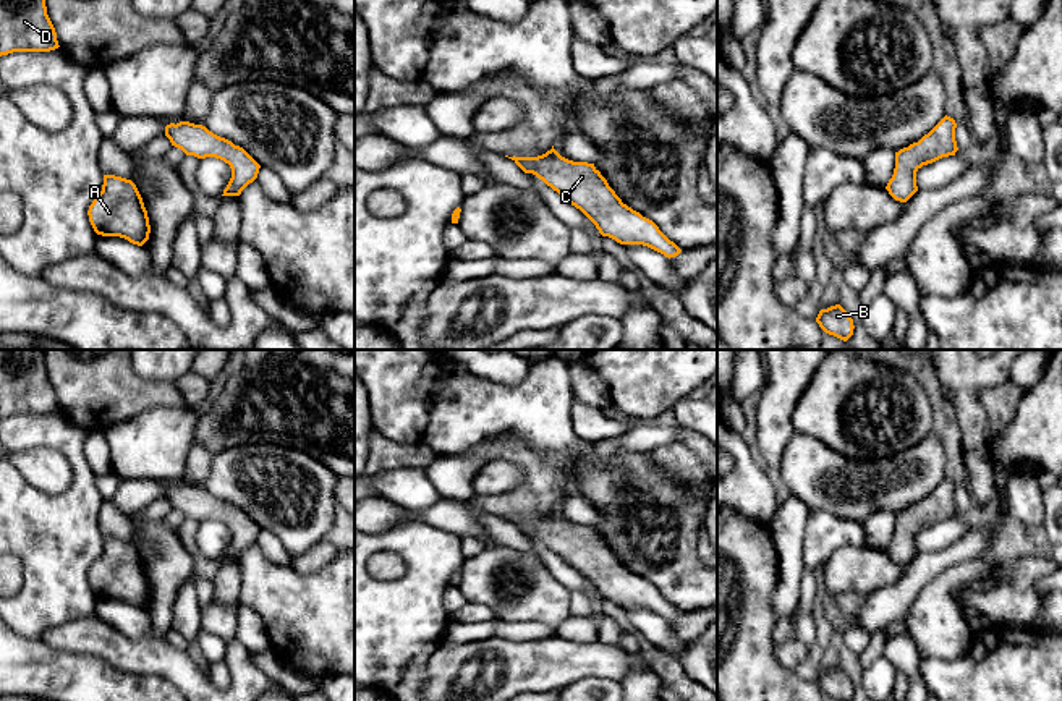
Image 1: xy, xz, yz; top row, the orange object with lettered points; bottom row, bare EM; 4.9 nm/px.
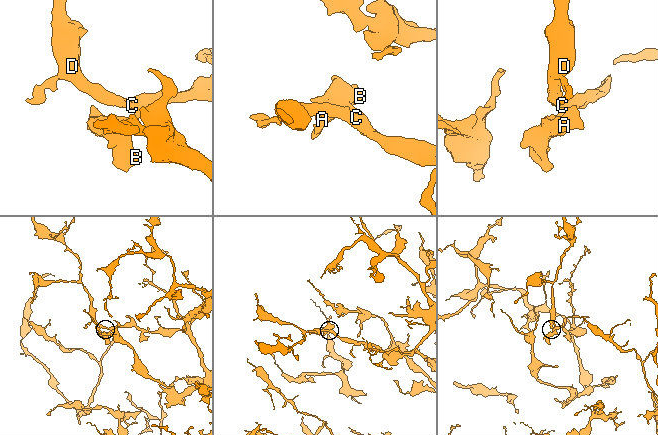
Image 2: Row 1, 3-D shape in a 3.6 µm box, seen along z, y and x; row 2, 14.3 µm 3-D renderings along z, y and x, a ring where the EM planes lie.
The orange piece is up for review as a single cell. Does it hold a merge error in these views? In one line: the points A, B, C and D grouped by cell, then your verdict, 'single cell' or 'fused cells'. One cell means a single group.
groups A B C D; single cell

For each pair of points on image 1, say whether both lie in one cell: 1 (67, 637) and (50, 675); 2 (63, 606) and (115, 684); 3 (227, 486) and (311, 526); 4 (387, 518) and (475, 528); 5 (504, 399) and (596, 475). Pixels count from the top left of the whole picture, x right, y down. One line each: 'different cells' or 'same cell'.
1: different cells
2: different cells
3: same cell
4: same cell
5: different cells

